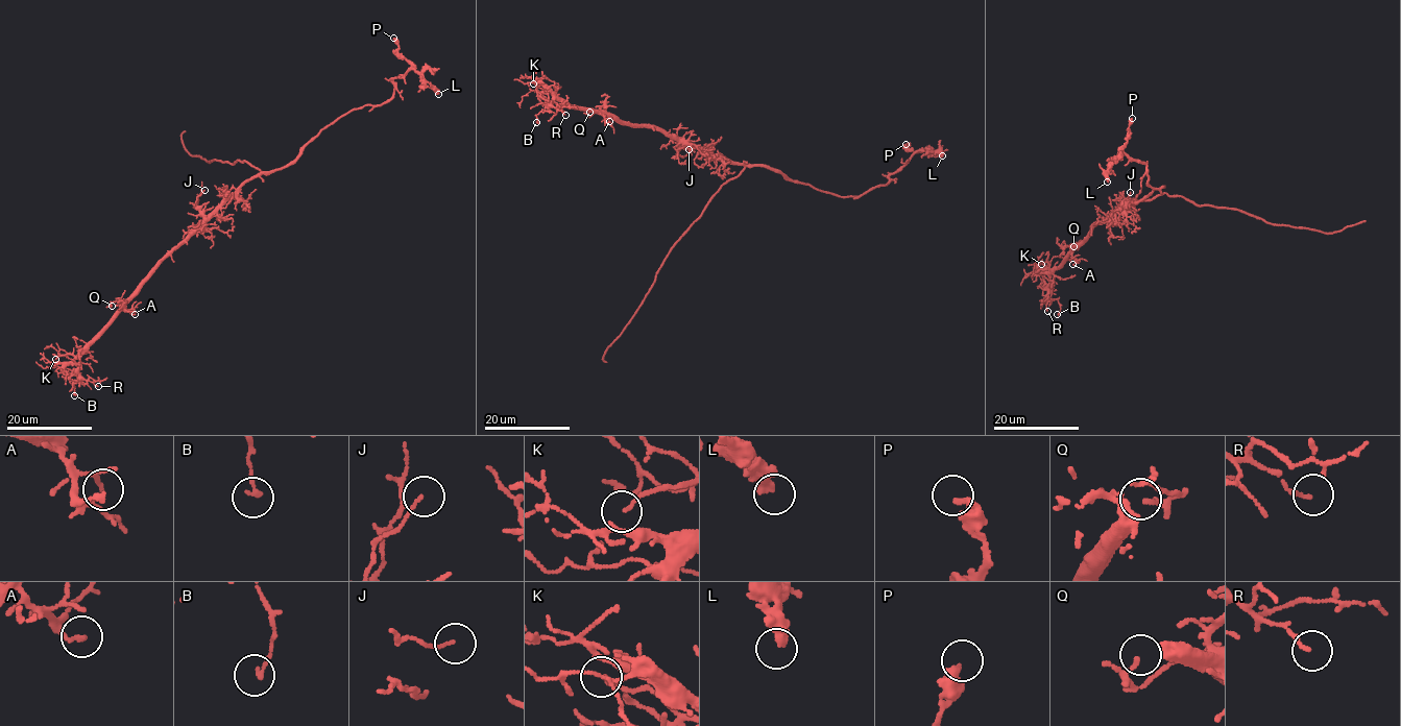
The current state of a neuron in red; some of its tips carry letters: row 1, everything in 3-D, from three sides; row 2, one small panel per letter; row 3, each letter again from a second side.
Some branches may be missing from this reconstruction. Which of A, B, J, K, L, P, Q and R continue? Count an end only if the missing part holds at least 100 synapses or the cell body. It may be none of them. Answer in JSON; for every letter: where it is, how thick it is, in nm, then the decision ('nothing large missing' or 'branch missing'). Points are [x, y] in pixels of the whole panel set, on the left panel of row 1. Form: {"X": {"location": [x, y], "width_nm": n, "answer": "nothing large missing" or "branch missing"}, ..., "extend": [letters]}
{"A": {"location": [135, 314], "width_nm": 160, "answer": "nothing large missing"}, "B": {"location": [74, 395], "width_nm": 150, "answer": "nothing large missing"}, "J": {"location": [204, 190], "width_nm": 90, "answer": "nothing large missing"}, "K": {"location": [55, 359], "width_nm": 90, "answer": "nothing large missing"}, "L": {"location": [438, 94], "width_nm": 440, "answer": "nothing large missing"}, "P": {"location": [393, 38], "width_nm": 280, "answer": "nothing large missing"}, "Q": {"location": [112, 306], "width_nm": 90, "answer": "nothing large missing"}, "R": {"location": [98, 386], "width_nm": 150, "answer": "nothing large missing"}, "extend": []}

